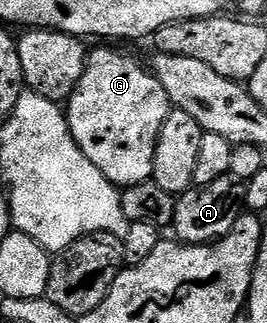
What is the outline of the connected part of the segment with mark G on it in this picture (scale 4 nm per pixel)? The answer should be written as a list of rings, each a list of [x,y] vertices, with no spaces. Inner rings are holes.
[[[90,50],[87,55],[85,65],[85,75],[79,81],[77,90],[71,93],[71,97],[67,101],[67,118],[69,120],[69,128],[74,137],[77,138],[79,149],[83,149],[83,153],[87,157],[87,161],[91,161],[95,165],[95,169],[99,169],[103,173],[103,177],[107,177],[119,189],[130,187],[131,185],[139,185],[141,182],[148,180],[151,175],[151,164],[155,161],[155,145],[157,144],[157,131],[163,129],[163,121],[167,114],[167,100],[163,85],[157,83],[157,78],[148,70],[145,71],[133,59],[125,59],[125,55],[121,51],[93,51]]]

